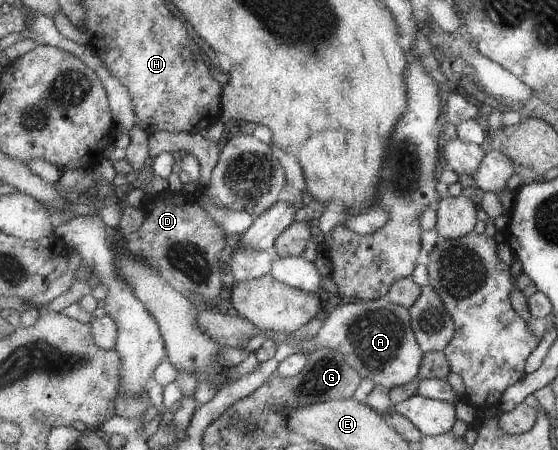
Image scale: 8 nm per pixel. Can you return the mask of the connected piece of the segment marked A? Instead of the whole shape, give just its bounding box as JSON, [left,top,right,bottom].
[315,296,425,390]

